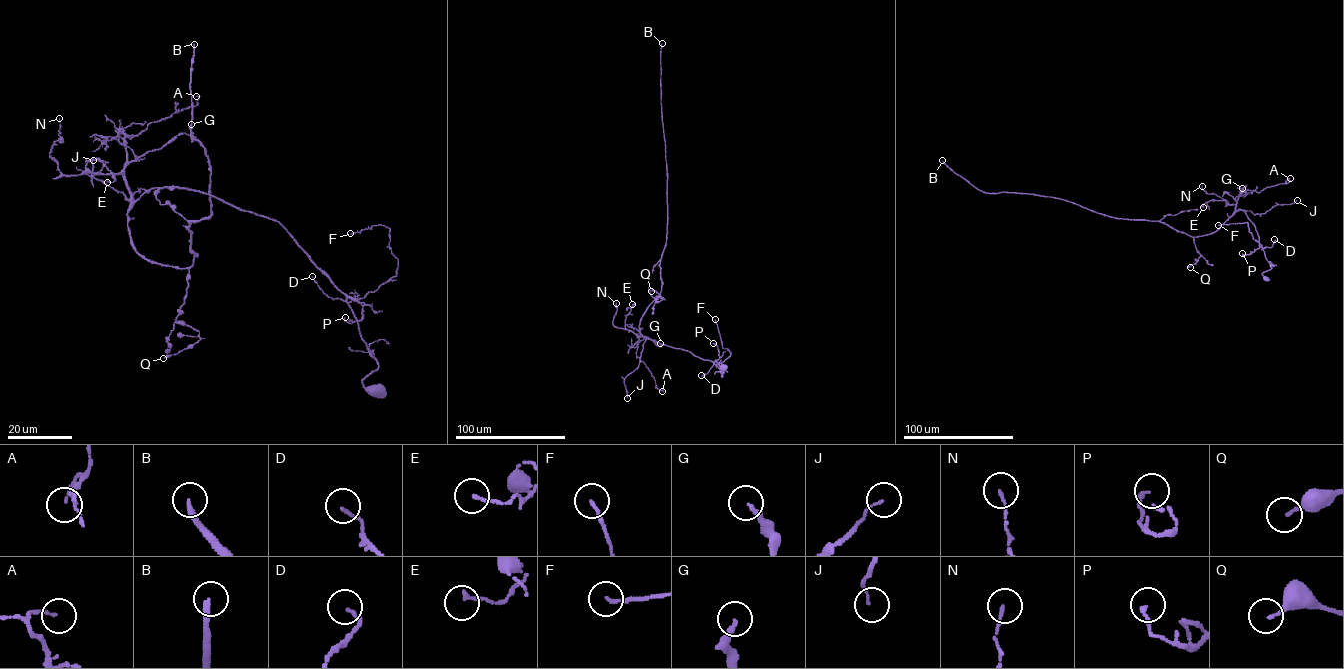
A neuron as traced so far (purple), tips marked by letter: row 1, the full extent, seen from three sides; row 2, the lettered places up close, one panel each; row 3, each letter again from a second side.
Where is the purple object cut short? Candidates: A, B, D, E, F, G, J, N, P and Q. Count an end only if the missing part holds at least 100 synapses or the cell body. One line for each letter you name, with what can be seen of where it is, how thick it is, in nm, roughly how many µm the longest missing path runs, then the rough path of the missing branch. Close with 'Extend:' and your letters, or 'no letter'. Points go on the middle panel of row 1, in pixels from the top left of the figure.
B: at (662, 43); 240 nm thick; about 250 µm are missing
Extend: B

